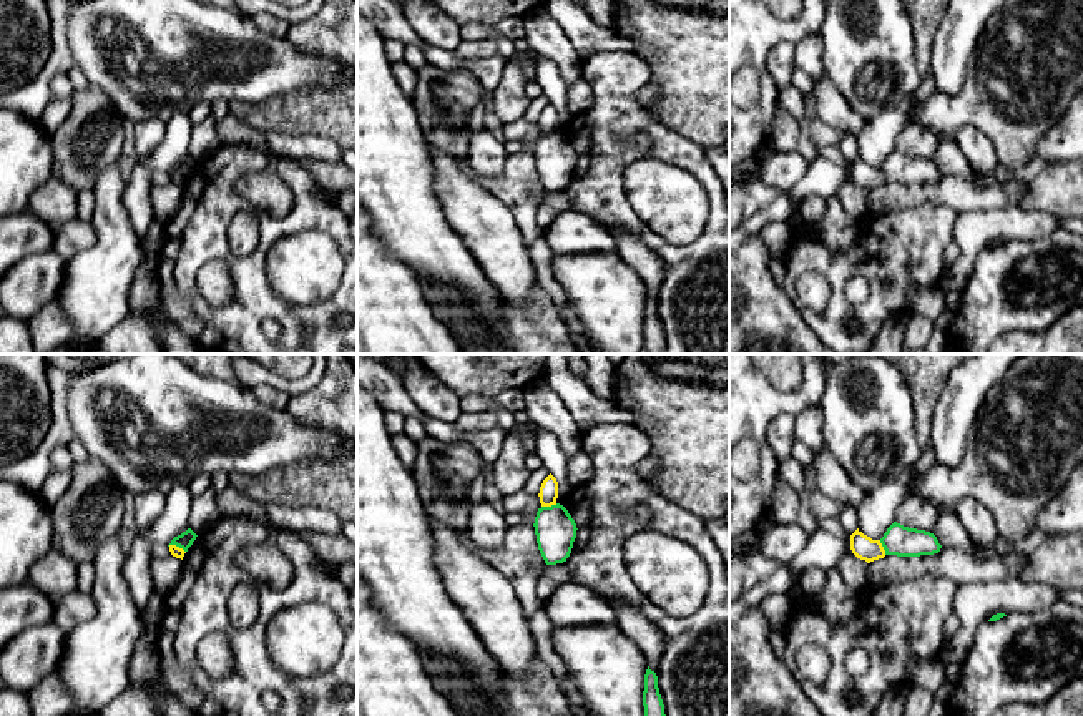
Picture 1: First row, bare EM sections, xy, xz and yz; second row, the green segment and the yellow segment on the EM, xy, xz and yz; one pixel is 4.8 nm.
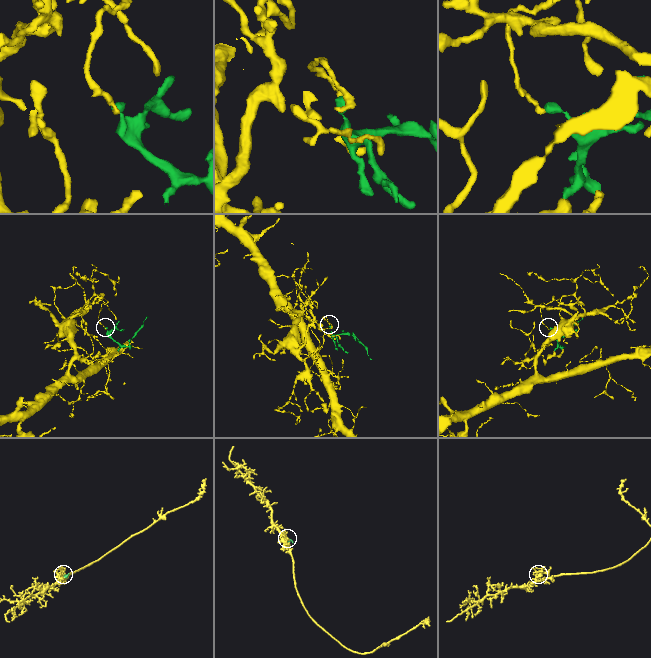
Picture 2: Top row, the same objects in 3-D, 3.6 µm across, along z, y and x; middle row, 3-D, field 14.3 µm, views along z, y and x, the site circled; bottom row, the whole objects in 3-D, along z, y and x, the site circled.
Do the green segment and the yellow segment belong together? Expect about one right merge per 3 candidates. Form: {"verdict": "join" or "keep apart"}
{"verdict": "keep apart"}

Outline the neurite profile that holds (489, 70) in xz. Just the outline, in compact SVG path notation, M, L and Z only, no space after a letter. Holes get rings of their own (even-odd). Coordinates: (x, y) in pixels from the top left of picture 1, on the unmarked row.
M425 43L422 50L427 56L427 61L434 66L443 70L465 70L472 73L480 81L487 95L498 86L507 63L507 58L503 58L498 53L487 58L465 60L465 58L458 58L455 51L442 50L429 43Z

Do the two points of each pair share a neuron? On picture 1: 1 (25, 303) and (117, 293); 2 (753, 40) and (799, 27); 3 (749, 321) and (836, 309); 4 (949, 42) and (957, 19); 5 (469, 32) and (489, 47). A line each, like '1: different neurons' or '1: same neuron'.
1: different neurons
2: same neuron
3: different neurons
4: same neuron
5: different neurons

